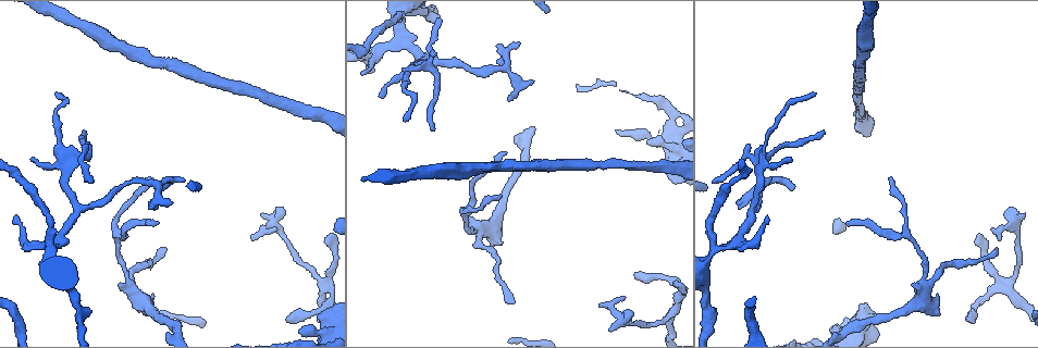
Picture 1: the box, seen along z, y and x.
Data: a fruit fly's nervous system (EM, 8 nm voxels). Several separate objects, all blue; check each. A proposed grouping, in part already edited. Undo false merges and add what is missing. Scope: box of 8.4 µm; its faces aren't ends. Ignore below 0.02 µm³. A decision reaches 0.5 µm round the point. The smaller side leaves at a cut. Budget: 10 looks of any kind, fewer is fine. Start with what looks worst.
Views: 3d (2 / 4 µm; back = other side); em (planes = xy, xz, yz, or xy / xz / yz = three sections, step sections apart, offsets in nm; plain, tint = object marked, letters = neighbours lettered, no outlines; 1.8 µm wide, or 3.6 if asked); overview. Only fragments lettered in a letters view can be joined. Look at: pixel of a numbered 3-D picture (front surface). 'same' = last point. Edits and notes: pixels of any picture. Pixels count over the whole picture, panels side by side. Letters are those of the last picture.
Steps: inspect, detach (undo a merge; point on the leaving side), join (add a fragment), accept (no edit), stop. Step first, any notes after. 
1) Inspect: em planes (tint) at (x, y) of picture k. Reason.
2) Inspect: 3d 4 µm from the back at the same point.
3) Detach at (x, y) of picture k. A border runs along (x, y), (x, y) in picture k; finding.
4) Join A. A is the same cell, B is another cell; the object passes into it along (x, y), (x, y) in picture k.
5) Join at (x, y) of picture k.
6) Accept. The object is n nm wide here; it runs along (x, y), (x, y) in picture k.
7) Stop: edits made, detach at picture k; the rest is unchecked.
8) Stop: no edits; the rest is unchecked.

Inspect: 3d 2 µm at (157, 208) of picture 1. Free end.

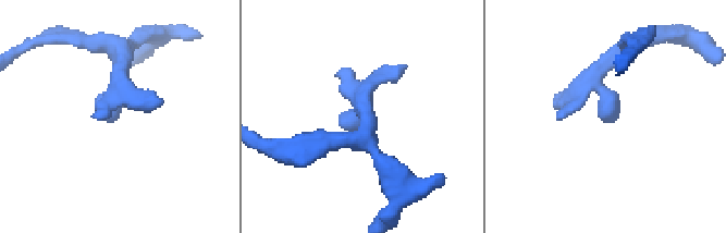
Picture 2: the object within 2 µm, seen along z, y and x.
Inspect: em 3.6 µm planes (tint) at (114, 116) of picture 2.

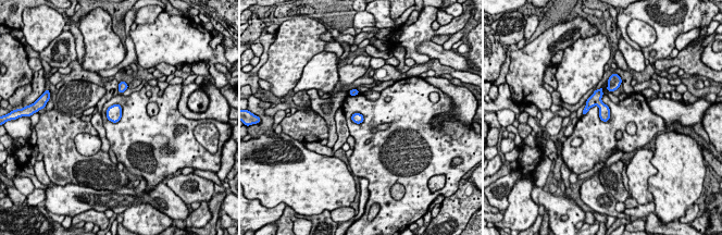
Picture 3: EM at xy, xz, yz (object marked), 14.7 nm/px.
Inspect: em 3.6 µm planes (letters) at the same point. See the neighbours.

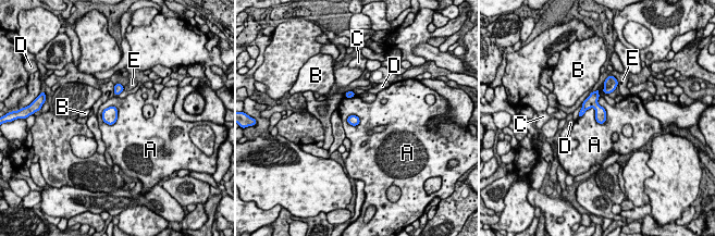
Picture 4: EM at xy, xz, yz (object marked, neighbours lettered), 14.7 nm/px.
Accept. The longest contact is with A, 440 nm; A, B, C, D and E are other cells; a border runs along (600, 97), (605, 121), (579, 118) in picture 4; no lettered fragment goes on from it.

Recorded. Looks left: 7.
Inspect: em yz step 4 (tint) at (629, 316) of picture 1. Branch stops here.

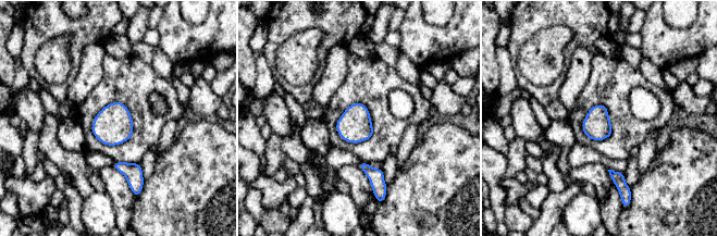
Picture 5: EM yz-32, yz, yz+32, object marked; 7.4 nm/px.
Inspect: em planes (letters) at the same point. Another direction.

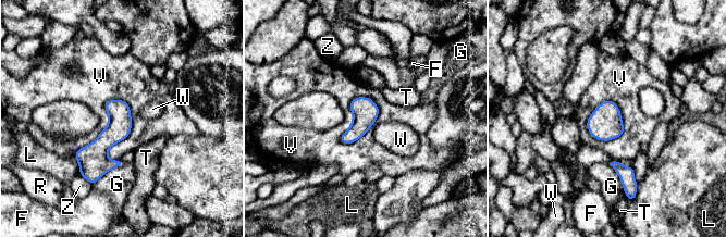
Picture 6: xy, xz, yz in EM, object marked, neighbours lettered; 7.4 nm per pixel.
Accept. The object is 180 nm wide here; F, G, L, R, T, V, W and Z are other cells; a border runs along (130, 104), (109, 99), (74, 154) in picture 6; none of them fits.

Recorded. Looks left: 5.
Inspect: 3d 4 µm at (1005, 282) of picture 1. A fork.

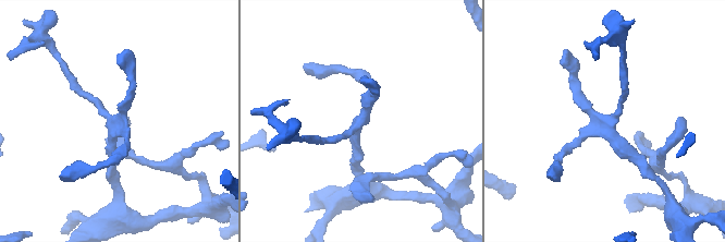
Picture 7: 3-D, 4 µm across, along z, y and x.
Inspect: em xy step 4 (tint) at (116, 124) of picture 7.

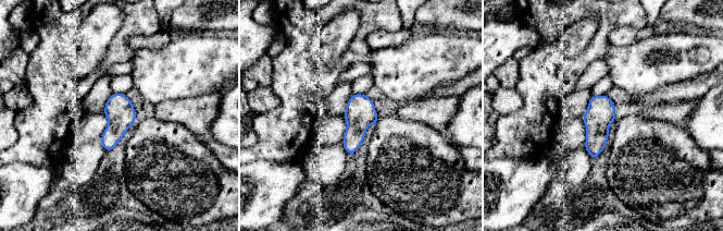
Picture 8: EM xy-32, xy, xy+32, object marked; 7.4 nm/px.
Inspect: em planes (letters) at the same point.

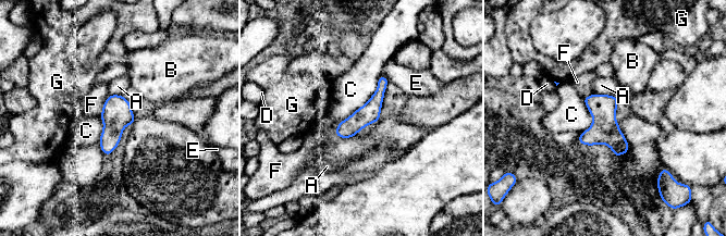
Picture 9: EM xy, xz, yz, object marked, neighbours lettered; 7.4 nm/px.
Accept. The longest contact is with C, 500 nm; A, B, C, D, E, F and G are other cells; a border runs along (381, 74), (376, 91), (336, 126) in picture 9; all the same cell.

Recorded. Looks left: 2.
Inspect: em 3.6 µm planes (tint) at (414, 67) of picture 1. Abrupt turn.

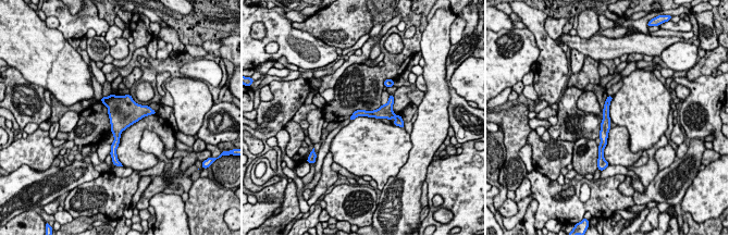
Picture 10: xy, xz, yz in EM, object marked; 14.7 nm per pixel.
Inspect: em 3.6 µm planes (letters) at the same point.

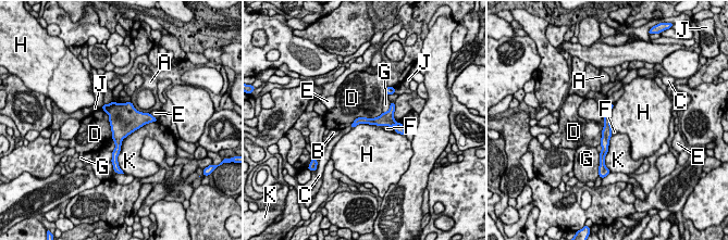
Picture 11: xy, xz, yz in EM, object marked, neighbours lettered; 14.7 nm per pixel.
Accept. A, B, C, D, E, F, G, H, J and K are other cells; a border runs along (379, 125), (357, 124), (352, 128) in picture 11; continuous, no second cell.

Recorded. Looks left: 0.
Stop: no edits; the rest is unchecked.

